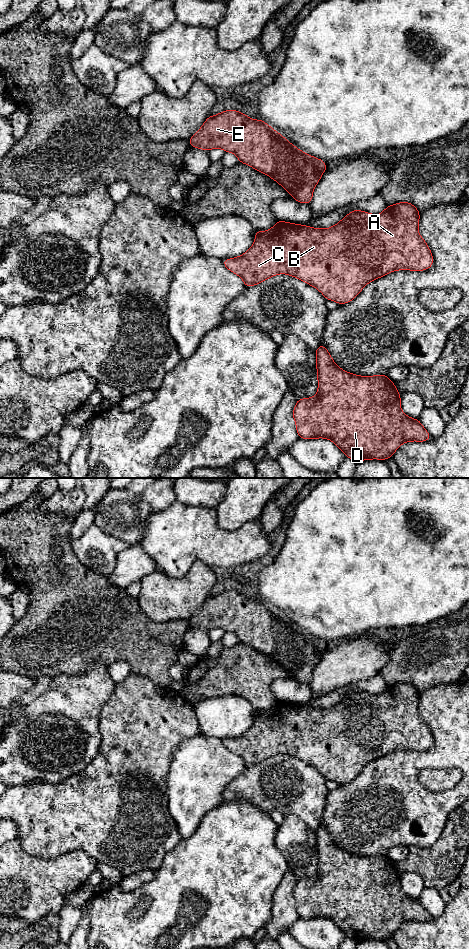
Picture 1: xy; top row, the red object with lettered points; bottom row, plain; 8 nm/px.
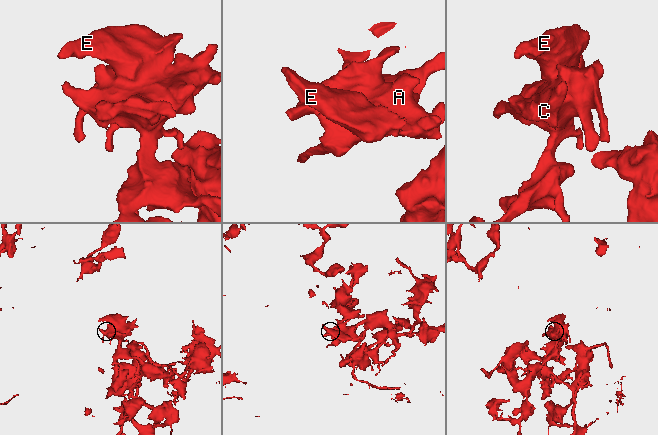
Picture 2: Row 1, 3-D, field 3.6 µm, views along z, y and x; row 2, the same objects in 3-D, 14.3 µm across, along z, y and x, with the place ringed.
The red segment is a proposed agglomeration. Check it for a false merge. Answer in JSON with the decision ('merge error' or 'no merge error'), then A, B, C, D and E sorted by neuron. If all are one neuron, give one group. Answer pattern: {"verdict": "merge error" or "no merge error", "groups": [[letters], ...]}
{"verdict": "no merge error", "groups": [["A", "B", "C", "D", "E"]]}

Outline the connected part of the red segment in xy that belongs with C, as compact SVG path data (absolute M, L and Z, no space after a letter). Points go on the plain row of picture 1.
M400 682L387 686L379 695L352 690L339 703L328 709L311 708L278 700L269 711L255 711L254 723L247 732L222 742L228 750L241 757L246 767L284 753L317 768L327 780L342 785L352 781L366 764L392 751L424 751L433 745L433 735L418 712L419 698L420 693L413 684Z

